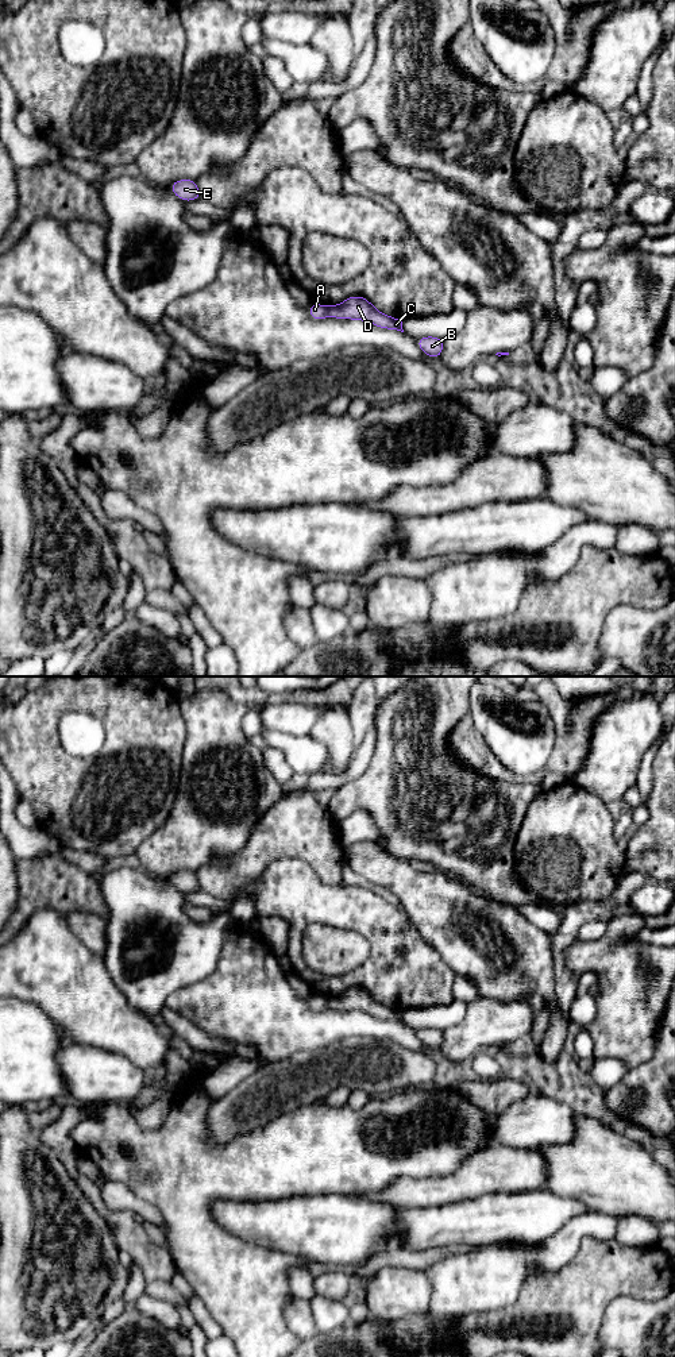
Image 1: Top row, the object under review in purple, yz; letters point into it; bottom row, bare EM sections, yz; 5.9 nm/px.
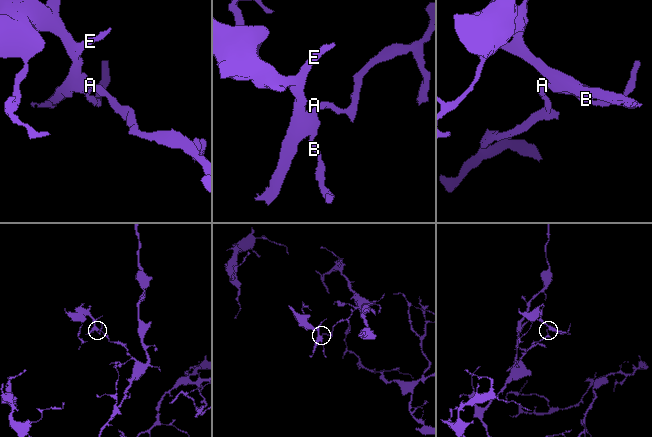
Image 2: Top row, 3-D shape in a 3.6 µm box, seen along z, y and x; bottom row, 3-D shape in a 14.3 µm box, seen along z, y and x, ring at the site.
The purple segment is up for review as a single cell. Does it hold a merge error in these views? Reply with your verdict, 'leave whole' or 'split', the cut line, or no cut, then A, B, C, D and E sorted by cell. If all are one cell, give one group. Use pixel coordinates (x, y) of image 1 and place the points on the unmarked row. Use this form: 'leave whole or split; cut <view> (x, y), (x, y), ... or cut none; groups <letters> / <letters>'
split; cut yz (326, 998), (327, 1006); groups A / B C D E

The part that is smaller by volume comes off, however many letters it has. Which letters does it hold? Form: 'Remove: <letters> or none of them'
Remove: B, C, D, E

